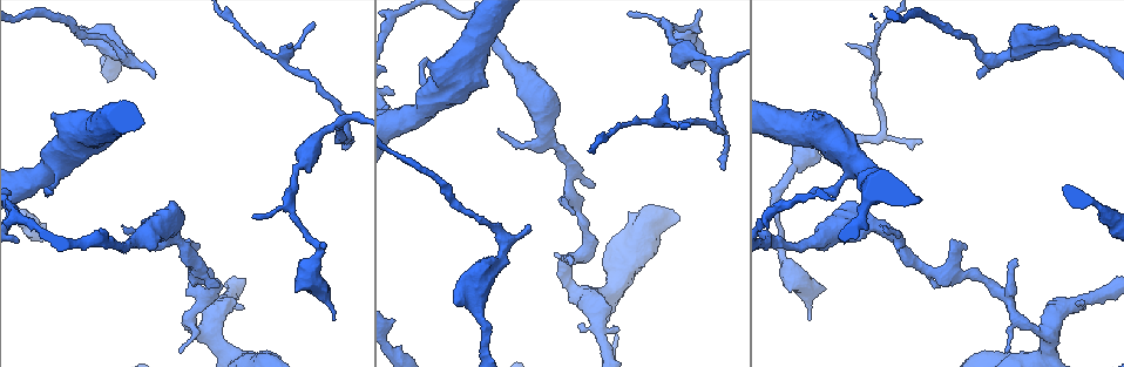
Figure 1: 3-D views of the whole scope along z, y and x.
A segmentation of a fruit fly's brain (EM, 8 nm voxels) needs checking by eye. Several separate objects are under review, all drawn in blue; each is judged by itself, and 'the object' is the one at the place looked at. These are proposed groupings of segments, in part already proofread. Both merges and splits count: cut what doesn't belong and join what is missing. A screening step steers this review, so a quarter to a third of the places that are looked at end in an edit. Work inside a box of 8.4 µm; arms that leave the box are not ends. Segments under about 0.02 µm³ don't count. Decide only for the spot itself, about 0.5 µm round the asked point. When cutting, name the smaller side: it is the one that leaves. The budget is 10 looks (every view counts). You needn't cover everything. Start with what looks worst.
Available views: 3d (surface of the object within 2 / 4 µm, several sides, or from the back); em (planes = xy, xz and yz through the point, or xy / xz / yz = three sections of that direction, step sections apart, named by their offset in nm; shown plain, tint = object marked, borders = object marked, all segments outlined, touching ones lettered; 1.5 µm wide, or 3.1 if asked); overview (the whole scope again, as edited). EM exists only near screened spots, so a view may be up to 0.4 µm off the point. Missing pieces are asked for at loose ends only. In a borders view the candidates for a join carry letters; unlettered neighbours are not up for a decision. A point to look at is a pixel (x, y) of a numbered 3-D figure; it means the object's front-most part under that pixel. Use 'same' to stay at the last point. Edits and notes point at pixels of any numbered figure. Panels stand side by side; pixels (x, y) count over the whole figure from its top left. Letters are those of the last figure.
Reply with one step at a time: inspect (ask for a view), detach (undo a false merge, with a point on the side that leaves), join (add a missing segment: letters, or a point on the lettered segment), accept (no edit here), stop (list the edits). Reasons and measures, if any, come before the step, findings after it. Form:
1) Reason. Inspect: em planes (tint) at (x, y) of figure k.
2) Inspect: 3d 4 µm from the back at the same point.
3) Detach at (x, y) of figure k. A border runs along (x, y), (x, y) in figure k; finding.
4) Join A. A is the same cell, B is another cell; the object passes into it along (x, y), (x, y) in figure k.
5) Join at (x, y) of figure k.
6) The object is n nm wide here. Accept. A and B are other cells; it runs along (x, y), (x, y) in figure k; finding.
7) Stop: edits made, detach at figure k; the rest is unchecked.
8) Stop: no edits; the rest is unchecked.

An open end. Inspect: 3d 4 µm at (810, 317) of figure 1.

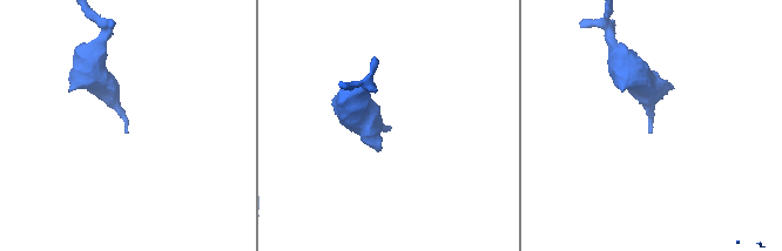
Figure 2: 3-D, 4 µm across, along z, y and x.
Inspect: em planes (borders) at (127, 130) of figure 2.

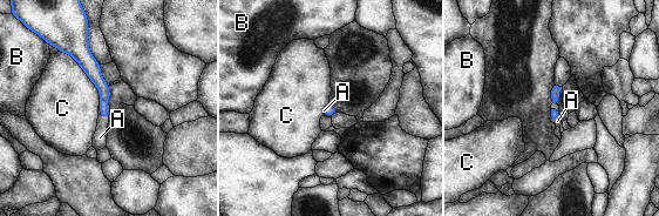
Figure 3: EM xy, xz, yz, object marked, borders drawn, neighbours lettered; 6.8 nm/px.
Join A. A is the same cell, B and C are other cells; it goes on there.

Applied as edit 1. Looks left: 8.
An open end. Inspect: em planes (borders) at (529, 225) of figure 1.

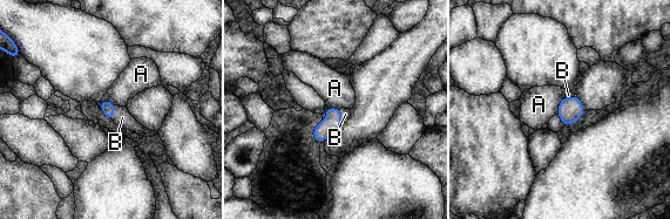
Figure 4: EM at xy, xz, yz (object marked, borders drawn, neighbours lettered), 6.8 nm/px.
Join B. B is the same cell, A is another cell; the object passes into it along (326, 128), (340, 117), (345, 113) in figure 4; it goes on there.

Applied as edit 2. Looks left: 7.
An open end. Inspect: 3d 4 µm from the back at (124, 227) of figure 1.

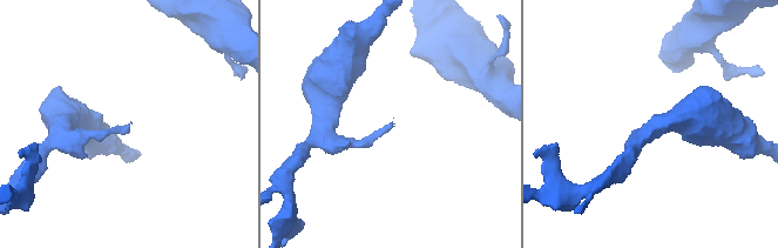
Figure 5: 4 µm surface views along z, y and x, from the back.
Shape alone is not enough. Inspect: em xy step 8 (tint) at (394, 124) of figure 5.

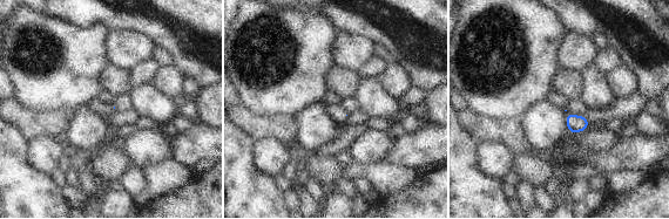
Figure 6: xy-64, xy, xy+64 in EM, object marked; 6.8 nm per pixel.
Cut it another way. Inspect: em yz step 8 (borders) at the same point.

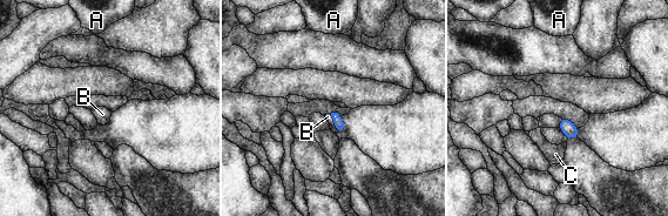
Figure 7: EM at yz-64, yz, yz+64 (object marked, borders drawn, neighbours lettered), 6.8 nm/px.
Join B. B is the same cell, A and C are other cells; the object passes into it along (338, 120), (335, 123), (328, 116) in figure 7; the neuron continues.

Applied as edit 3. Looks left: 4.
Sudden change in width. Inspect: 3d 4 µm at (303, 160) of figure 1.

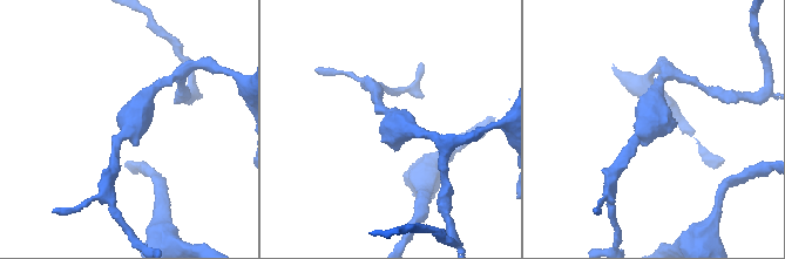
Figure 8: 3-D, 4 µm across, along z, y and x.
The arms are 220, 220 nm wide; shape alone is not enough. Inspect: em planes (borders) at (390, 115) of figure 8.

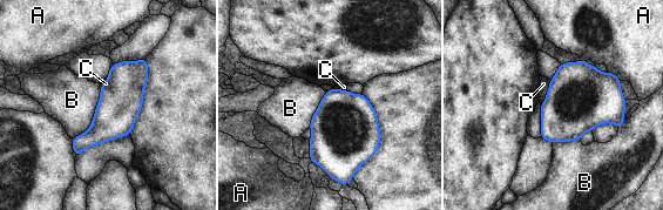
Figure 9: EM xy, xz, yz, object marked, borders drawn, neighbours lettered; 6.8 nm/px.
The object is 300 nm wide here. Accept. A, B and C are other cells; it runs along (143, 61), (78, 151) in figure 9; one neuron here.

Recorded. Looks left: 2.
Stop: edits made, join at figure 3, join at figure 4, join at figure 7; the rest is unchecked.

